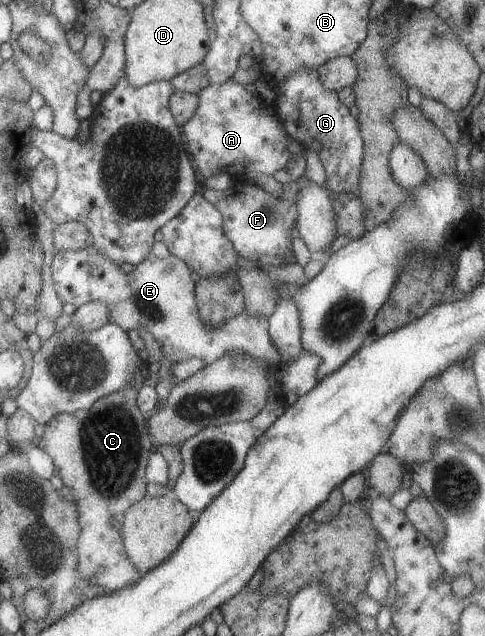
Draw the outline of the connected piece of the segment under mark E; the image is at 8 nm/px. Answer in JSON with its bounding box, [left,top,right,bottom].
[51,246,281,367]

